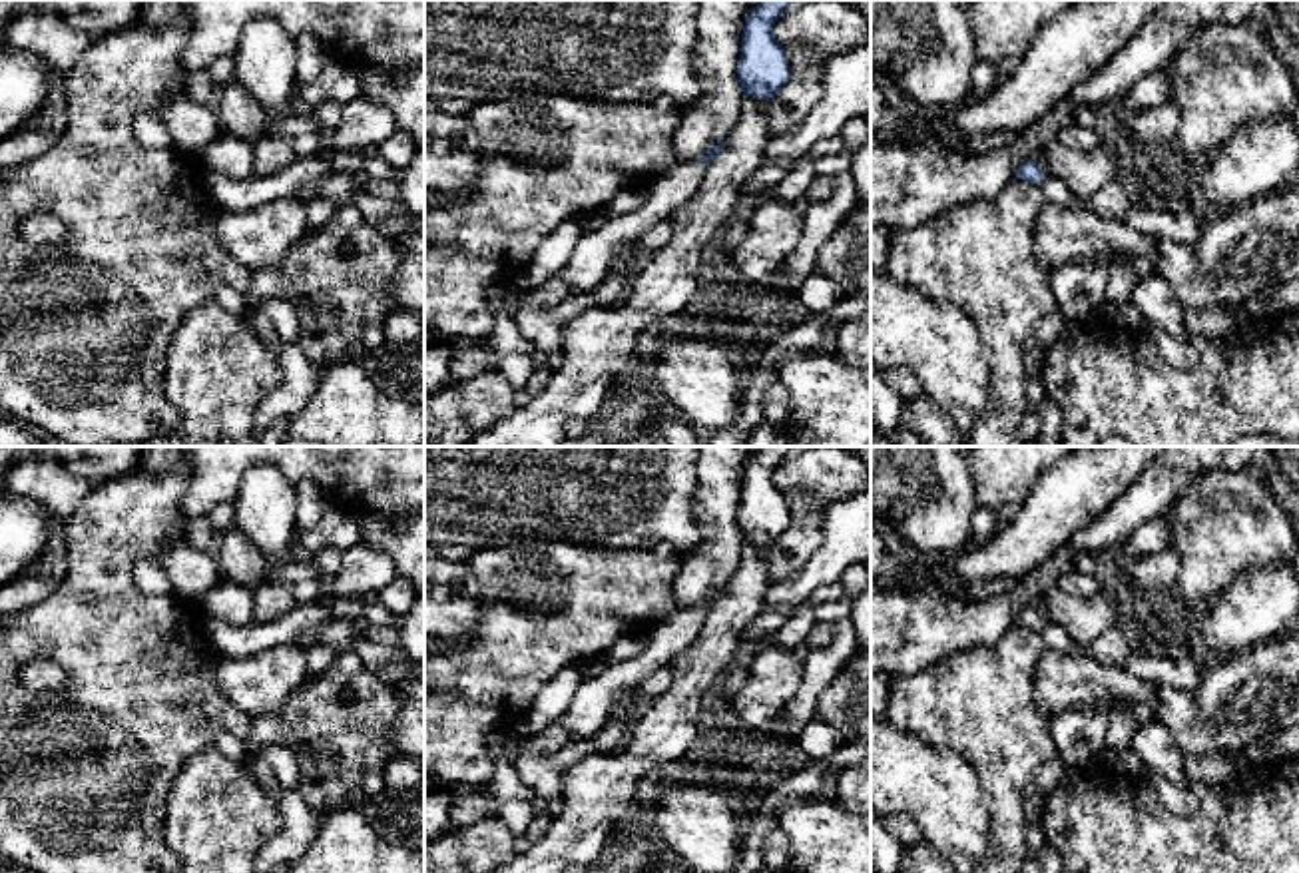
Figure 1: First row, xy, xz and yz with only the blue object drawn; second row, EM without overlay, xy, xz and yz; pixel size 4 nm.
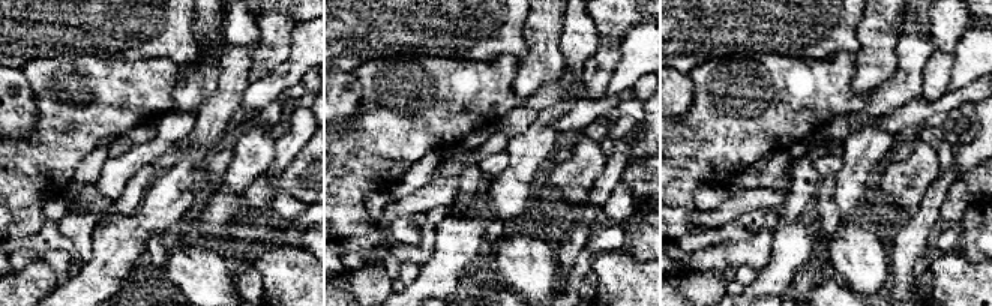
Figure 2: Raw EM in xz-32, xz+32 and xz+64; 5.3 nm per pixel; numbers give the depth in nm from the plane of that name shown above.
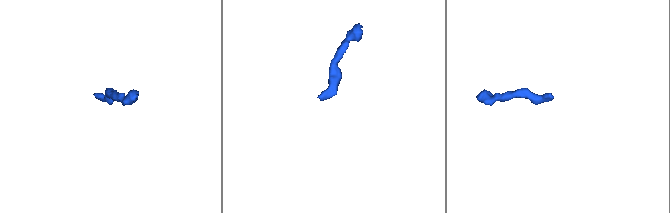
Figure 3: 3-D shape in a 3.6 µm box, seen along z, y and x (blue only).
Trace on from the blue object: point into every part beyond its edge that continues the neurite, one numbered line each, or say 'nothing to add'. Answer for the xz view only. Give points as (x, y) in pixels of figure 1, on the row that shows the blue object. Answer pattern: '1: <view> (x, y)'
1: xz (588, 266)

